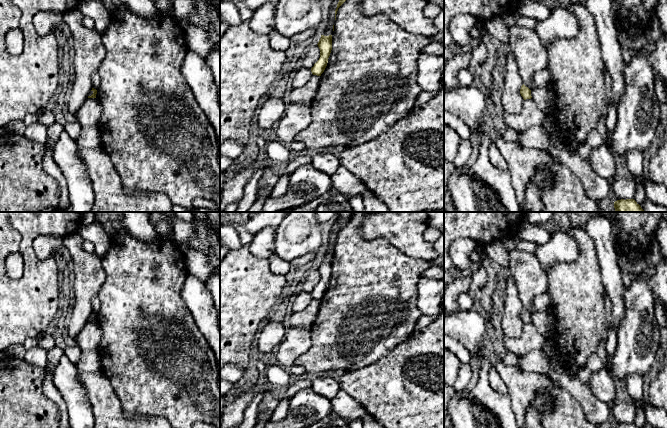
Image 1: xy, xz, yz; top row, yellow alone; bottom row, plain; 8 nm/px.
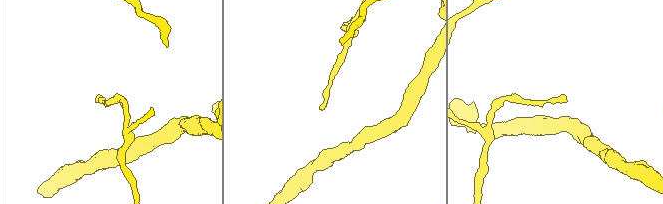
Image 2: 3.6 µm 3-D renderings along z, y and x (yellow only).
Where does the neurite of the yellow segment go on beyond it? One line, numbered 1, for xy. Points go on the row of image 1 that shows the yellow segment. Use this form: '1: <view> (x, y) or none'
1: none

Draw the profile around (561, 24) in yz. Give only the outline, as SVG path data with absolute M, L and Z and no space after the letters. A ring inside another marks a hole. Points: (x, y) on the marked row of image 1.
M555 8L550 16L535 27L541 42L548 48L554 40L573 38L579 31L577 17L564 8Z

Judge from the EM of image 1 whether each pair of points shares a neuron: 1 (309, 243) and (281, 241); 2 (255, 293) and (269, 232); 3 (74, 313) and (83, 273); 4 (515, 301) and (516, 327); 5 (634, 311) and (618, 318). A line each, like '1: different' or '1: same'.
1: same
2: different
3: same
4: same
5: different

